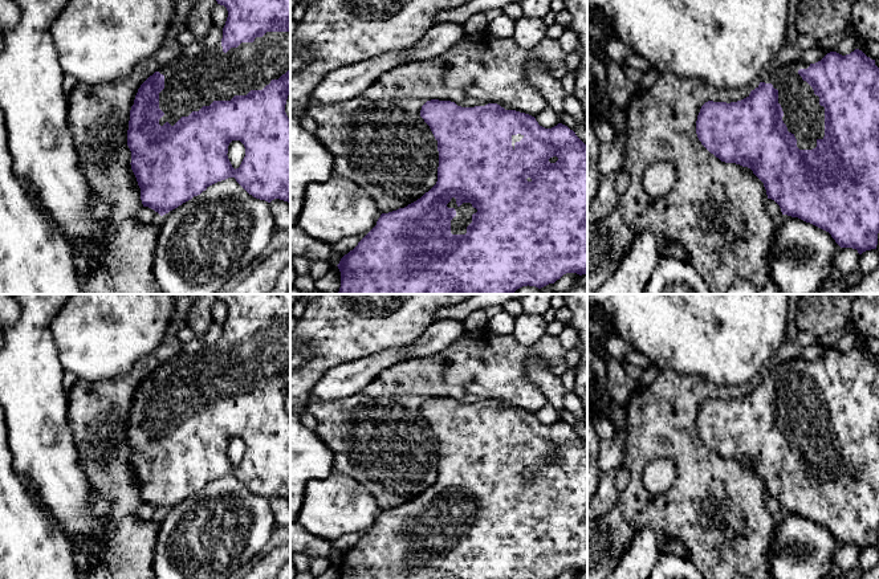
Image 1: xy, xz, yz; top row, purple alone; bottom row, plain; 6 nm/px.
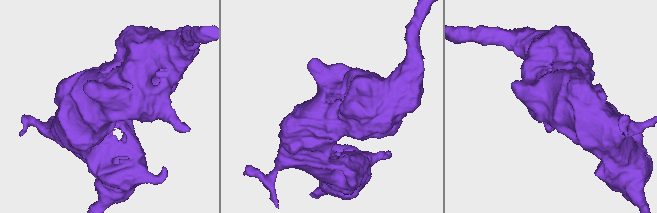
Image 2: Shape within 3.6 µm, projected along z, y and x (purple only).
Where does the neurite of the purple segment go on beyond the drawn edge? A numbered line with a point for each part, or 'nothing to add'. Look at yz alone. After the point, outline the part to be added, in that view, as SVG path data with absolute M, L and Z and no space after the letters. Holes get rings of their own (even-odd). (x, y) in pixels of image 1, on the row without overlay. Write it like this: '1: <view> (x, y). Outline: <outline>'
1: yz (804, 414). Outline: M803 359L776 364L762 379L772 380L778 387L778 400L782 404L782 417L797 436L799 447L813 447L817 437L825 433L825 404L813 384L798 371L810 362Z

